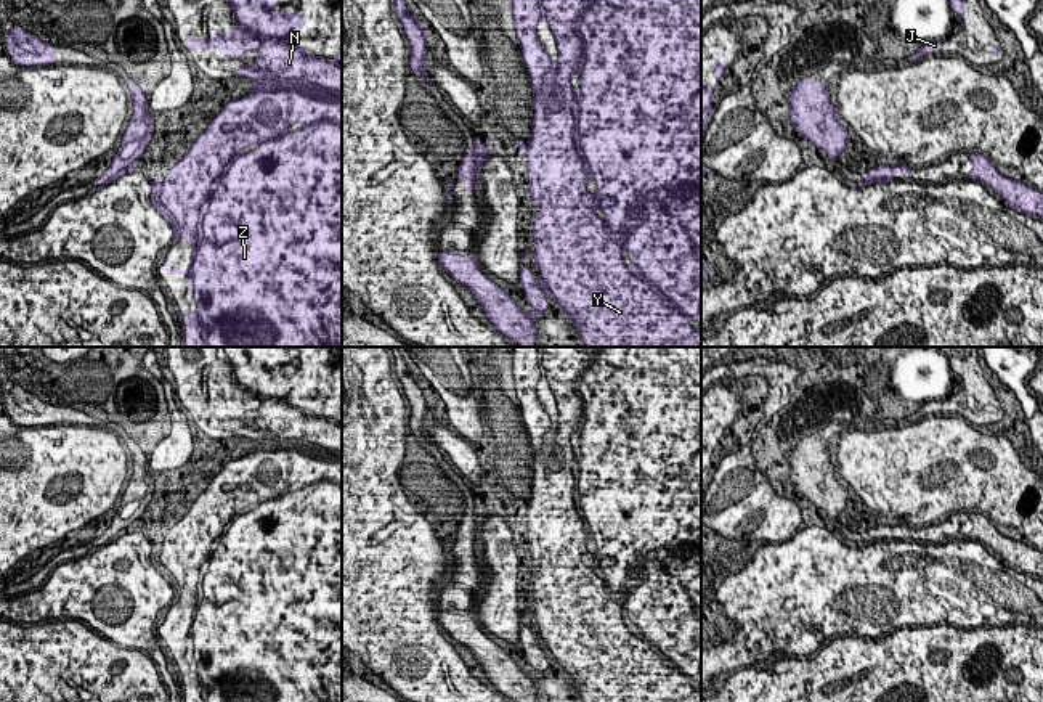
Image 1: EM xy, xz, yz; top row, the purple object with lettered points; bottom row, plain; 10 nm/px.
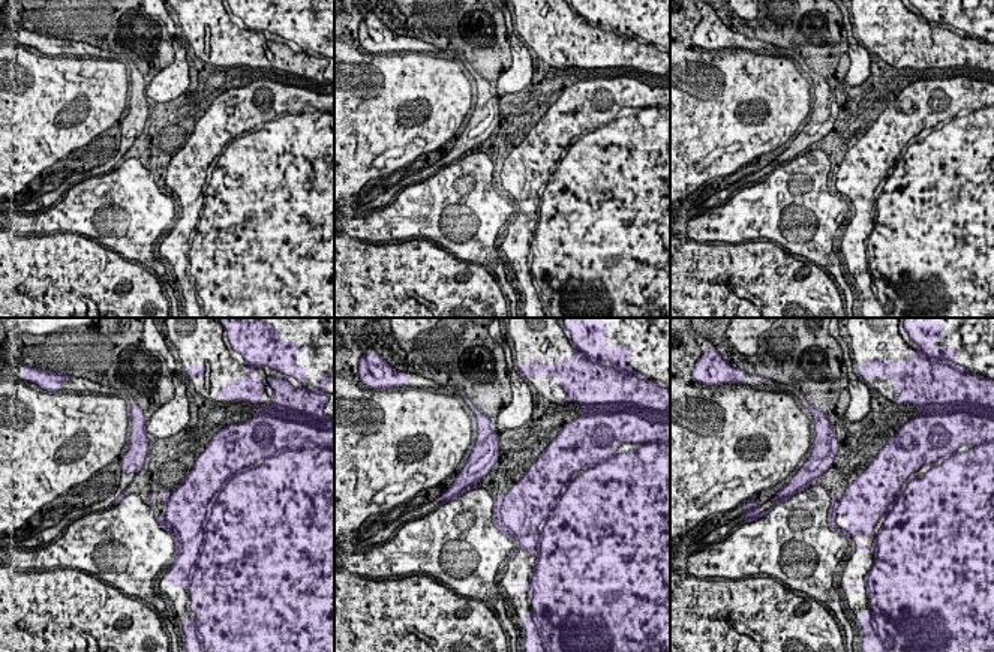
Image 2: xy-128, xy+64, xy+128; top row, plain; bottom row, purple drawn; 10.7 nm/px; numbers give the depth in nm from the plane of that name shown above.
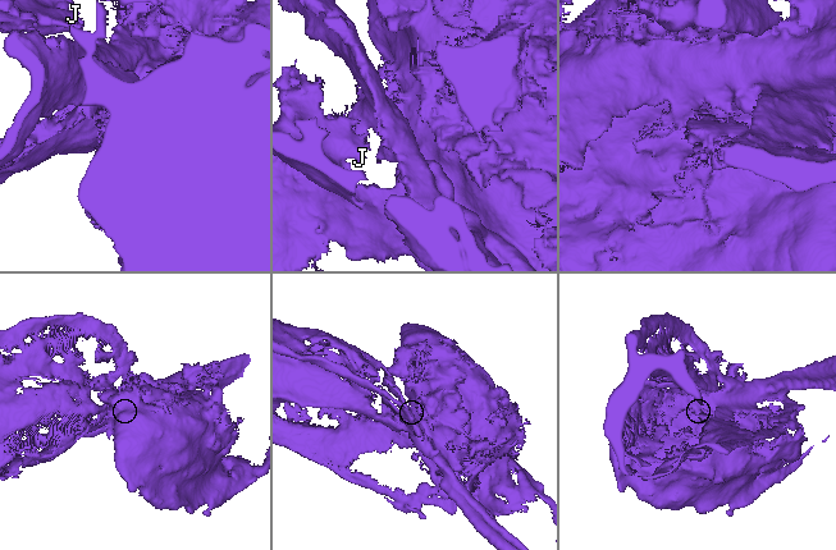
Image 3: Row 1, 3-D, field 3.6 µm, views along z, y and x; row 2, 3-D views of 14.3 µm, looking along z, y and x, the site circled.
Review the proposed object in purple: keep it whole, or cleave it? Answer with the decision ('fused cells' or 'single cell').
fused cells

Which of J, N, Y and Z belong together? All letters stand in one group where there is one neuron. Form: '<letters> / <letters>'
J / N Y Z

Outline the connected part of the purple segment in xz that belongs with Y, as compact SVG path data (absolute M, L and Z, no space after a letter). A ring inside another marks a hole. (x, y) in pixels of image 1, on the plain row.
M502 347L512 357L512 374L515 395L520 402L522 416L528 427L533 445L533 484L530 501L515 498L513 506L526 512L526 549L533 564L539 565L539 575L531 578L534 607L530 614L539 625L541 638L536 639L530 625L522 625L520 643L526 660L534 668L534 675L541 676L549 670L549 659L544 655L547 647L557 665L562 667L563 676L570 676L581 696L581 702L701 702L701 347ZM546 381L557 403L557 421L554 422L538 397L538 384Z

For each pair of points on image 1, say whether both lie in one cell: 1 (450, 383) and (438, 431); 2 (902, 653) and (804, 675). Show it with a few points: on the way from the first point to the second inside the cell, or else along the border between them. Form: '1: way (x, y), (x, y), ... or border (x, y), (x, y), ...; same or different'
1: border (456, 431), (459, 434); different
2: way (878, 667), (862, 667), (849, 675), (828, 675); same

